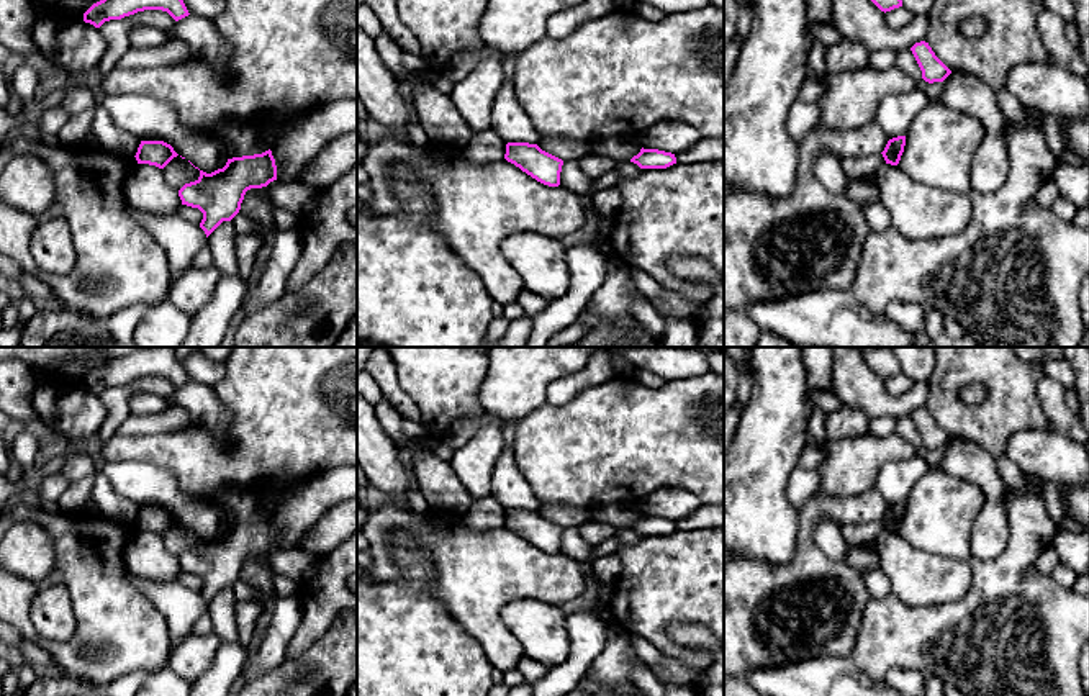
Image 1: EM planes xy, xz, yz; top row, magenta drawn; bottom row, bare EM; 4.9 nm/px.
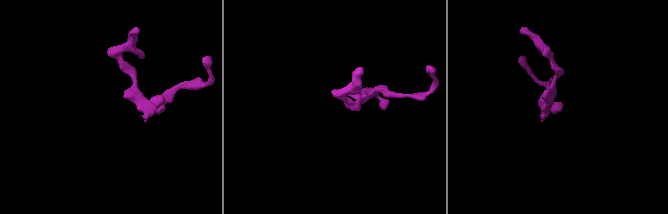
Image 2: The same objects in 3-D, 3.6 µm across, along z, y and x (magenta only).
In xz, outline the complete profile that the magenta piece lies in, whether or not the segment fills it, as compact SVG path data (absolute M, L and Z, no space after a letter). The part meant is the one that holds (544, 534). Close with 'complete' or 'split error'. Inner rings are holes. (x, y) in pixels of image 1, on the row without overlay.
M516 423L503 427L503 439L504 449L491 473L490 495L506 509L504 526L537 549L558 554L563 527L537 513L542 503L516 467L513 454Z; split error

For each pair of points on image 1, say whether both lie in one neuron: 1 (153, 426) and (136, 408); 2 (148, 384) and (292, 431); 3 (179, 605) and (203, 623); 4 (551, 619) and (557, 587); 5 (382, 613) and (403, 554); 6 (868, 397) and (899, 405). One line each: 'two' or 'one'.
1: two
2: two
3: two
4: two
5: one
6: one

